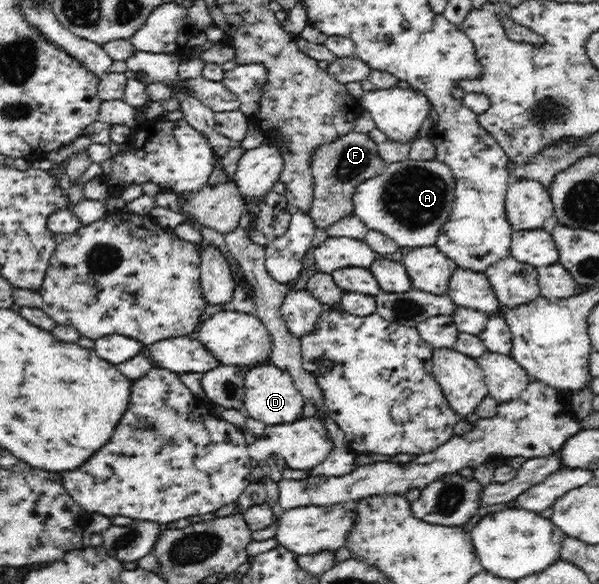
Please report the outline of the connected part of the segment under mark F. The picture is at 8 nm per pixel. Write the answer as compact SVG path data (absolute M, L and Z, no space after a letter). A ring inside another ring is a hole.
M350 132L342 134L332 143L316 147L310 155L310 168L312 168L312 205L306 213L314 225L327 228L349 215L353 215L353 193L356 186L370 179L380 176L386 167L385 161L380 157L377 144L367 133Z

